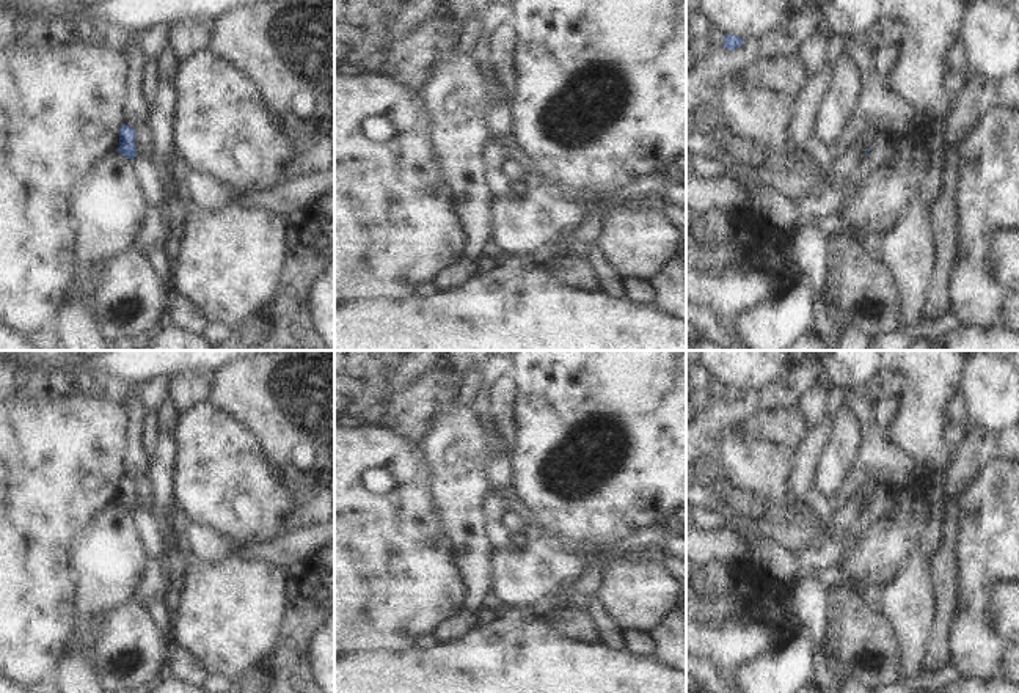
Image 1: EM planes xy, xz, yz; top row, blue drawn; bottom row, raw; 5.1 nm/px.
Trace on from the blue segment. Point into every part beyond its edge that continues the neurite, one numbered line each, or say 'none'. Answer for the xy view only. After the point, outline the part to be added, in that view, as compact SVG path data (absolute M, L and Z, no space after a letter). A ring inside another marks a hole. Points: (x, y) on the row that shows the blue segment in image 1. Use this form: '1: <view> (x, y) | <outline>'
none

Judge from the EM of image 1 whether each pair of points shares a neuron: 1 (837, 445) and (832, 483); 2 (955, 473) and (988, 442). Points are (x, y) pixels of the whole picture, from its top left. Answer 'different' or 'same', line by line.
1: same
2: same

